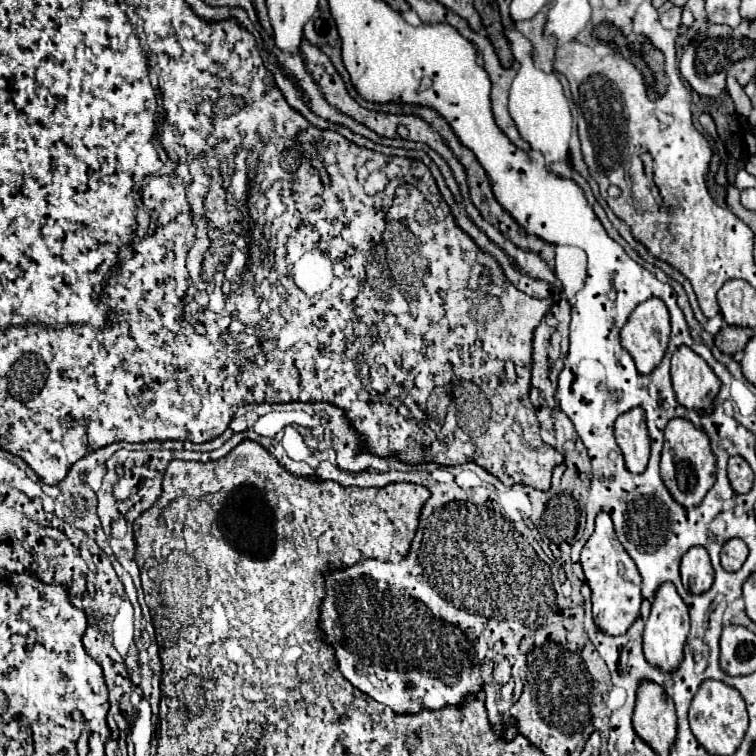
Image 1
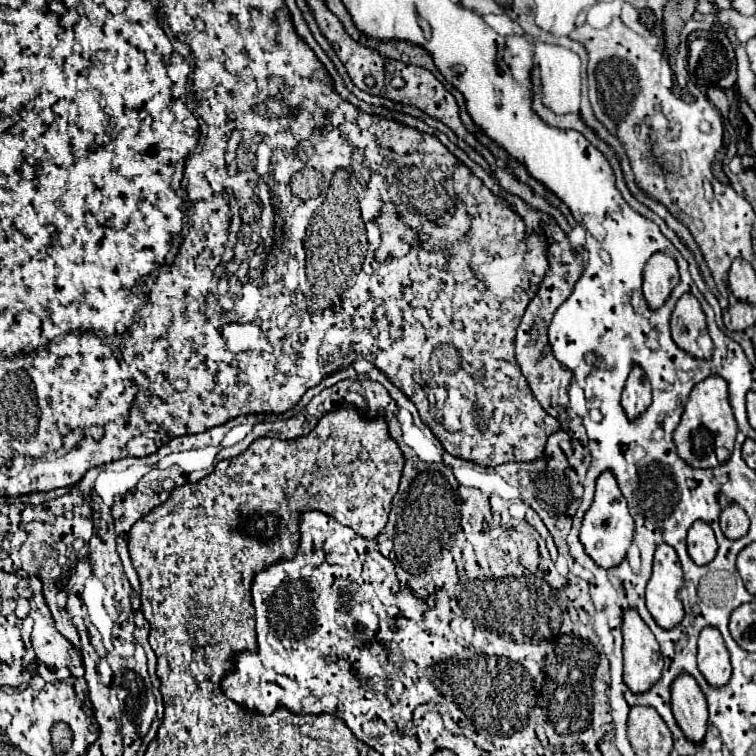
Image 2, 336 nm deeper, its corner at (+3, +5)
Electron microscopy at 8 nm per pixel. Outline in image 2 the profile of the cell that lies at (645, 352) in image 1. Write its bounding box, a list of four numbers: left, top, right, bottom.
[643,251,679,307]

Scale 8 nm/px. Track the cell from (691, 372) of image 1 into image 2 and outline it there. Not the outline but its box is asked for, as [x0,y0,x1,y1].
[671,293,713,359]

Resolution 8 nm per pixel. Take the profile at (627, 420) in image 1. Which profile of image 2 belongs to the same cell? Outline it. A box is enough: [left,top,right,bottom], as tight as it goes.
[621,365,651,419]

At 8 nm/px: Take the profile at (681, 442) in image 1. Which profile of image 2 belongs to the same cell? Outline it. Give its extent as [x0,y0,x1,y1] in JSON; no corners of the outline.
[675,375,737,467]

